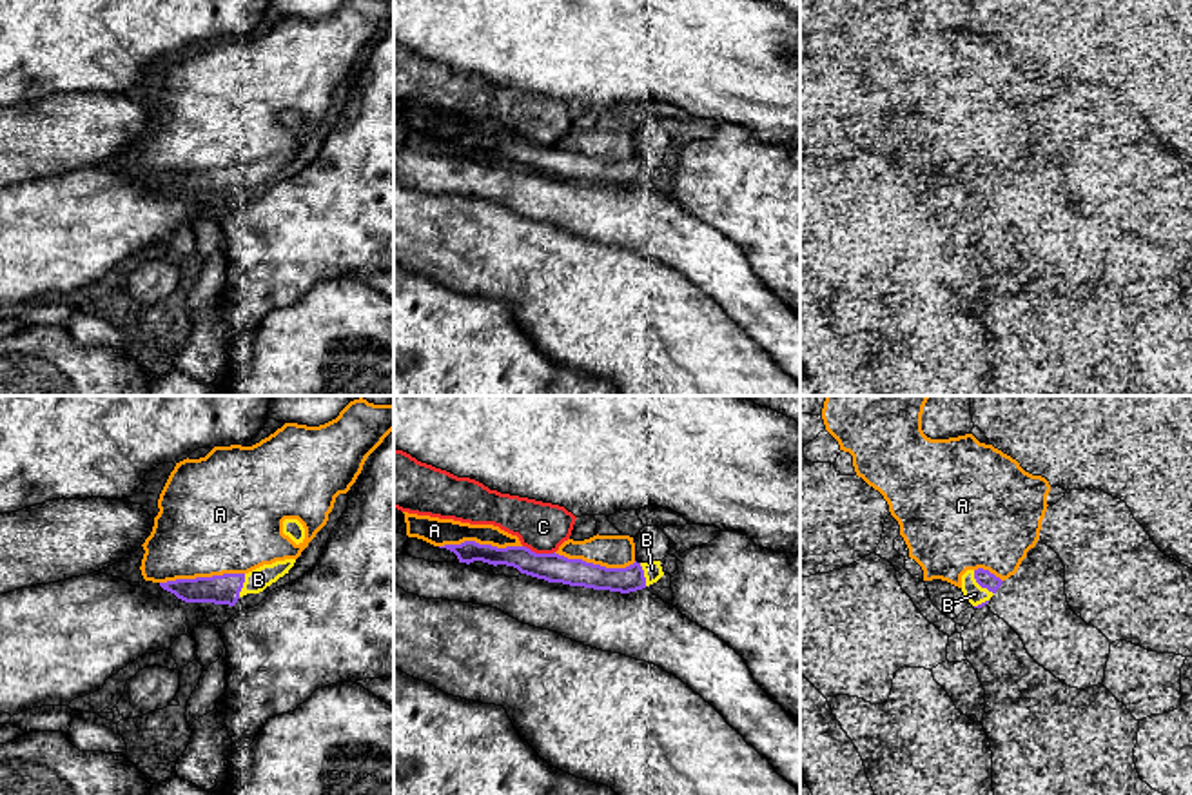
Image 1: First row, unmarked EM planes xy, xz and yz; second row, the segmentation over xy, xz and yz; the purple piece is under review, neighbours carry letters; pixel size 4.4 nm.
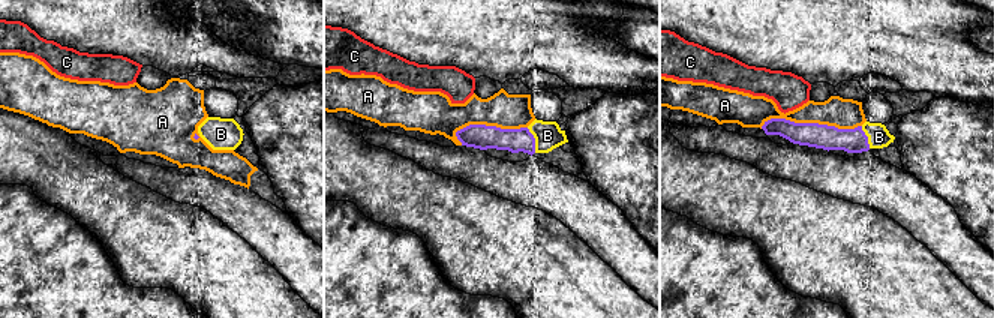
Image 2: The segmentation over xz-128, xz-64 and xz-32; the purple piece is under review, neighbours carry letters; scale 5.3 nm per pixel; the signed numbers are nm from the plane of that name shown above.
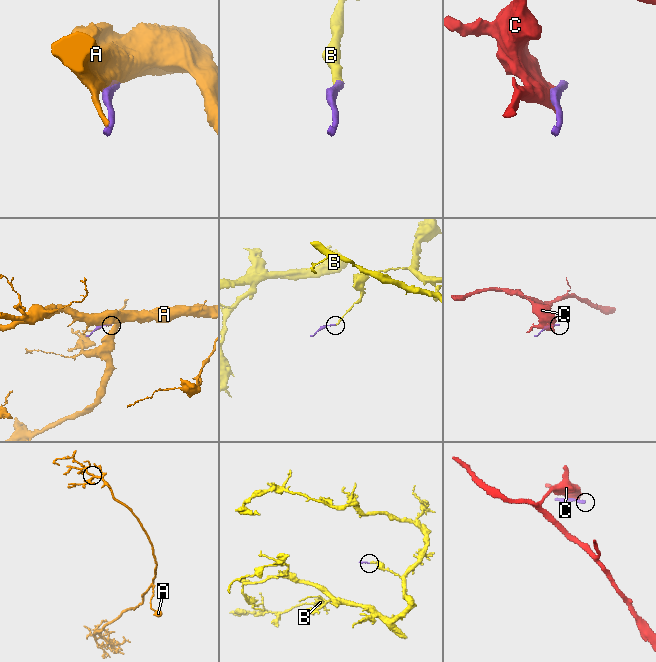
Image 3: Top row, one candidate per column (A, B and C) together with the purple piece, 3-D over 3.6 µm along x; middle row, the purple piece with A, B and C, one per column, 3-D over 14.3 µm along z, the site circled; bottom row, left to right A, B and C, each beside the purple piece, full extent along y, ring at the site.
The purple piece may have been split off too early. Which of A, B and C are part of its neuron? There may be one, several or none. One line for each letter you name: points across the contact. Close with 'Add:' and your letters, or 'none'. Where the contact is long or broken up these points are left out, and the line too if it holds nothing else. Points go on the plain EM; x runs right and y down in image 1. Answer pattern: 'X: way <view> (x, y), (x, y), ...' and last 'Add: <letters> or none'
Add: B

